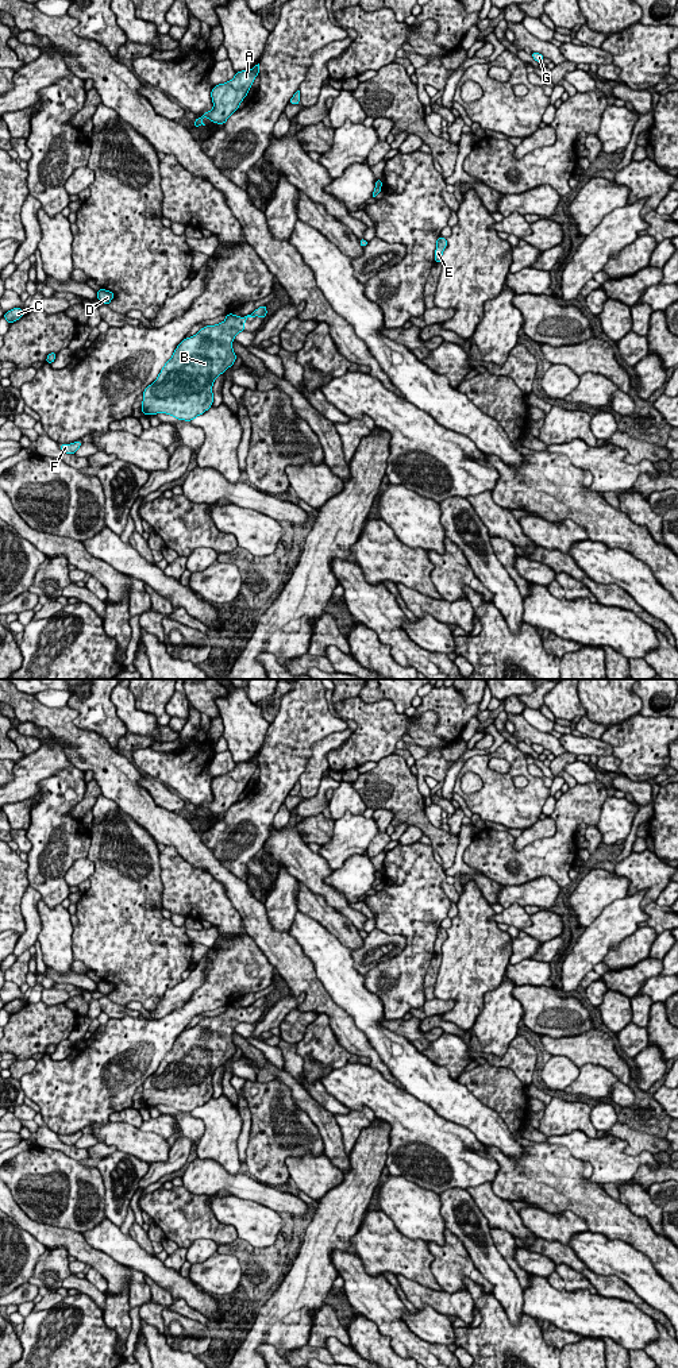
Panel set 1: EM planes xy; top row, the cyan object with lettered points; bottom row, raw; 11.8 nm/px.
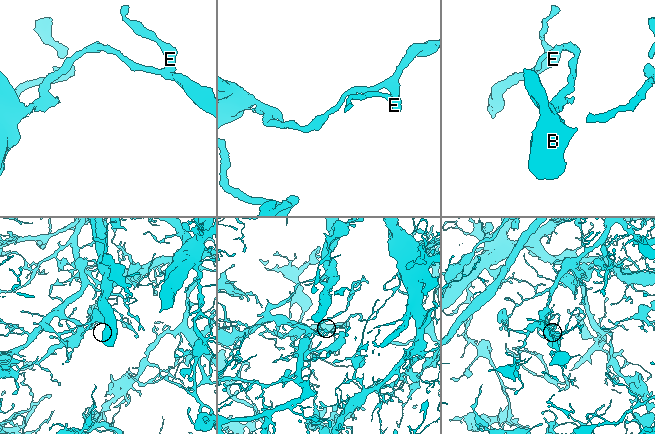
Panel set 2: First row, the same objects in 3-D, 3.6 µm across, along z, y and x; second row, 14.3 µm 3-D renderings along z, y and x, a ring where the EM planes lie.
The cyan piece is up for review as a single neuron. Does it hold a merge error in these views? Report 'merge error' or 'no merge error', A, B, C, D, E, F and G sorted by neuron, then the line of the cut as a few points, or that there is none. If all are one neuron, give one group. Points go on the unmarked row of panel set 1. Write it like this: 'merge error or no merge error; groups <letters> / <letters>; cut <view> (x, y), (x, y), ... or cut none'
no merge error; groups A B C D E F G; cut none

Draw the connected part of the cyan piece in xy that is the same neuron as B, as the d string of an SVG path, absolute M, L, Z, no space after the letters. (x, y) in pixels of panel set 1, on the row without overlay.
M266 997L259 998L247 1007L226 1006L226 1011L216 1017L207 1017L196 1026L185 1029L165 1055L157 1071L143 1083L142 1103L145 1107L166 1105L178 1111L190 1113L212 1098L212 1078L215 1070L223 1066L236 1052L232 1032L244 1021L249 1009L267 1009Z

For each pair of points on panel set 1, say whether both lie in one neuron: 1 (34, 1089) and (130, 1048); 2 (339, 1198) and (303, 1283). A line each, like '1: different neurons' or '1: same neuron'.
1: same neuron
2: same neuron

